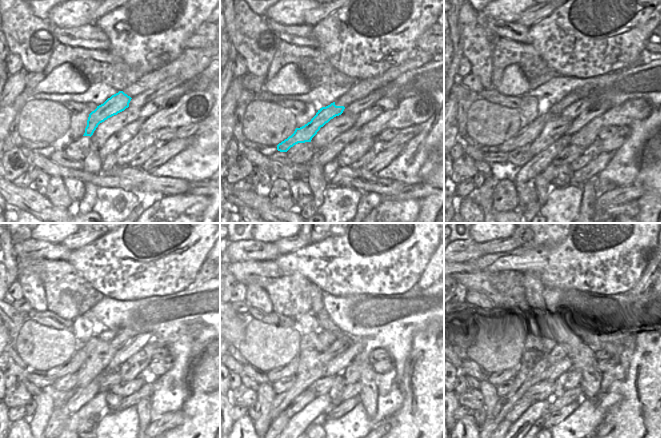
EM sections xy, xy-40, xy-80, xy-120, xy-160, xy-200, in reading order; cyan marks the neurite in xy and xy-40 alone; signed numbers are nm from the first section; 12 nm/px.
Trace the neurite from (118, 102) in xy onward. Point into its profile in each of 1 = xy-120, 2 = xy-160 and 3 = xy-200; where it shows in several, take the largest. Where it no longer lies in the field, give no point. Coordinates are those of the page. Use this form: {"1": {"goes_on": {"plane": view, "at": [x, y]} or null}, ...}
{"1": {"goes_on": {"plane": "xy-120", "at": [72, 365]}}, "2": {"goes_on": {"plane": "xy-160", "at": [289, 369]}}, "3": {"goes_on": {"plane": "xy-200", "at": [495, 378]}}}

